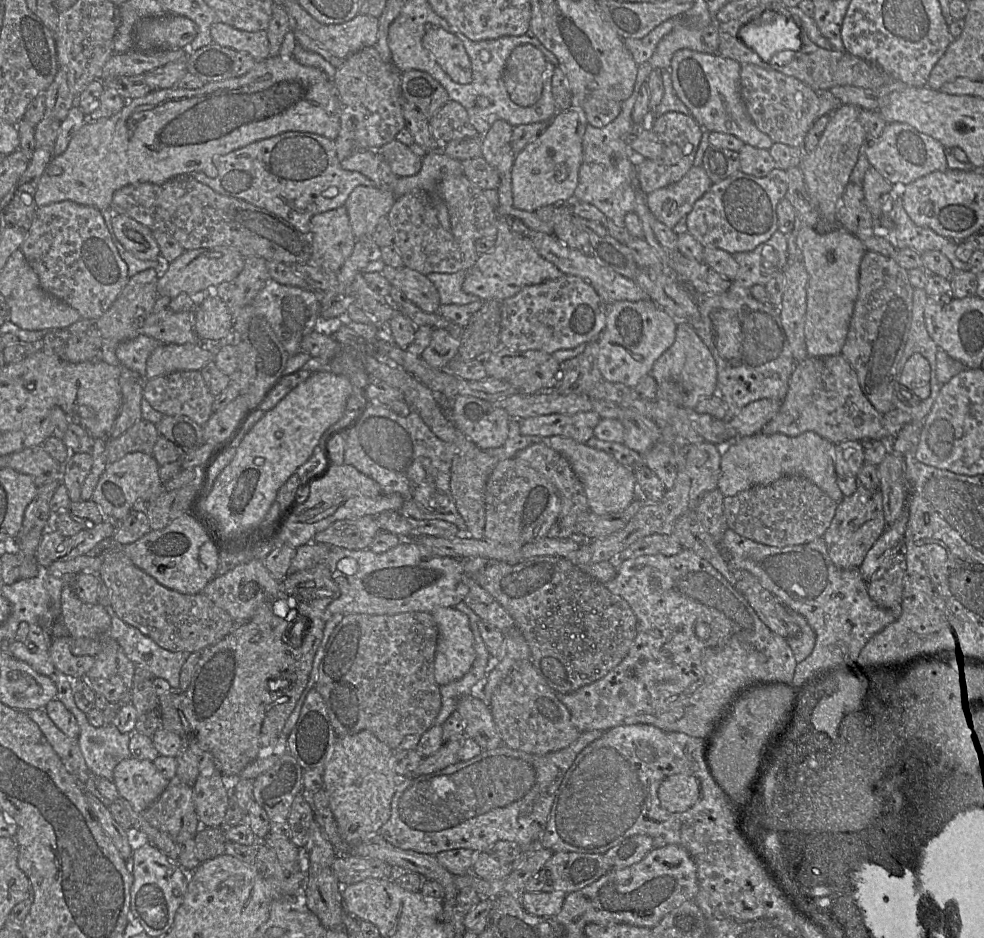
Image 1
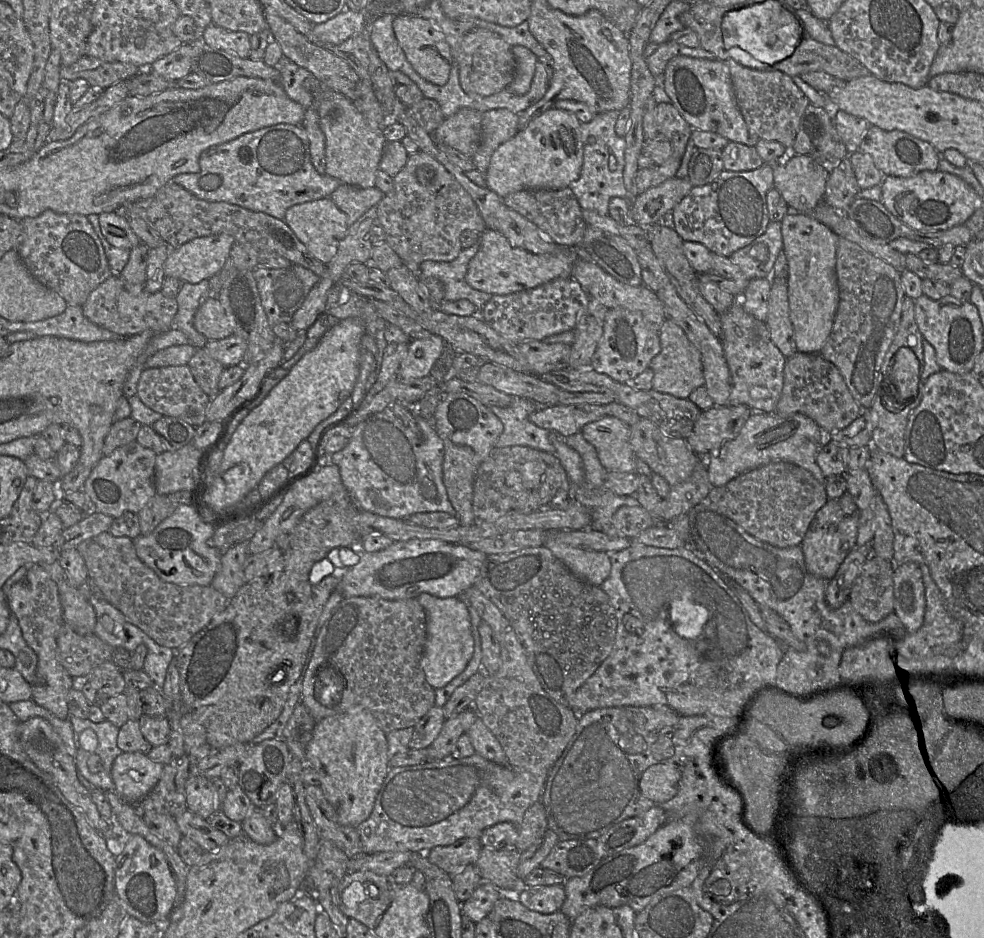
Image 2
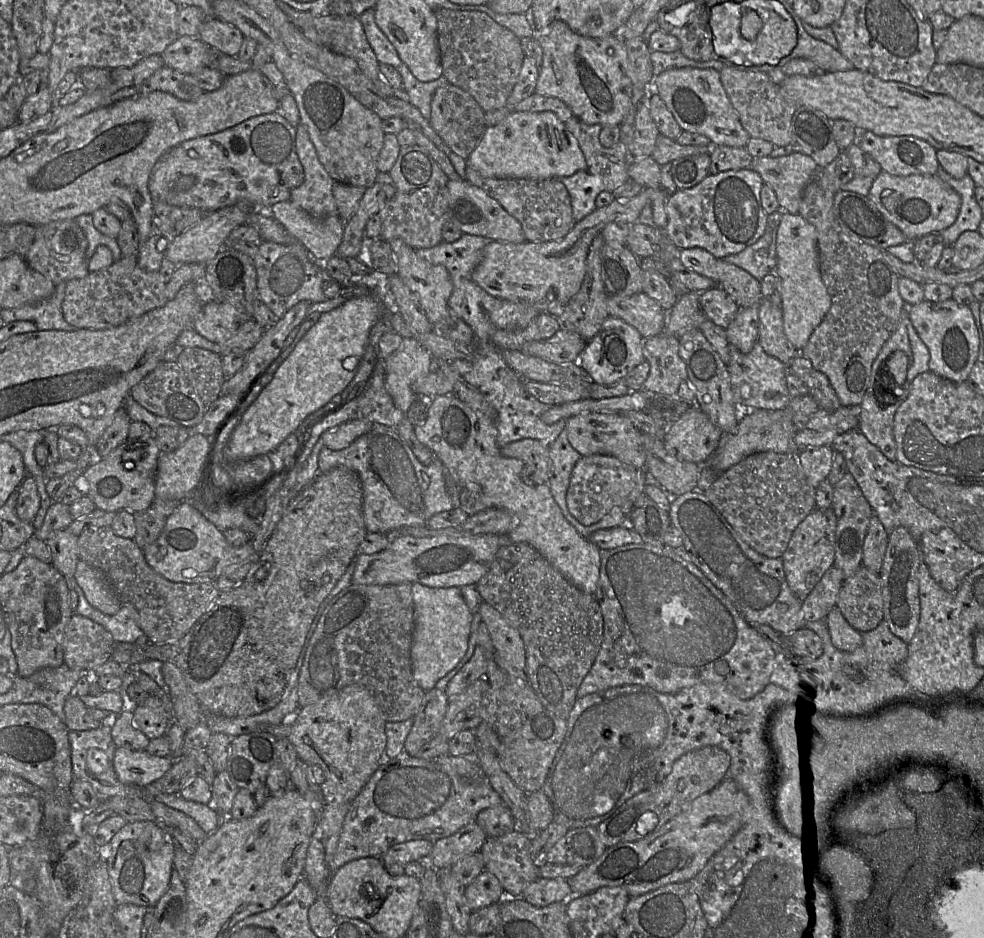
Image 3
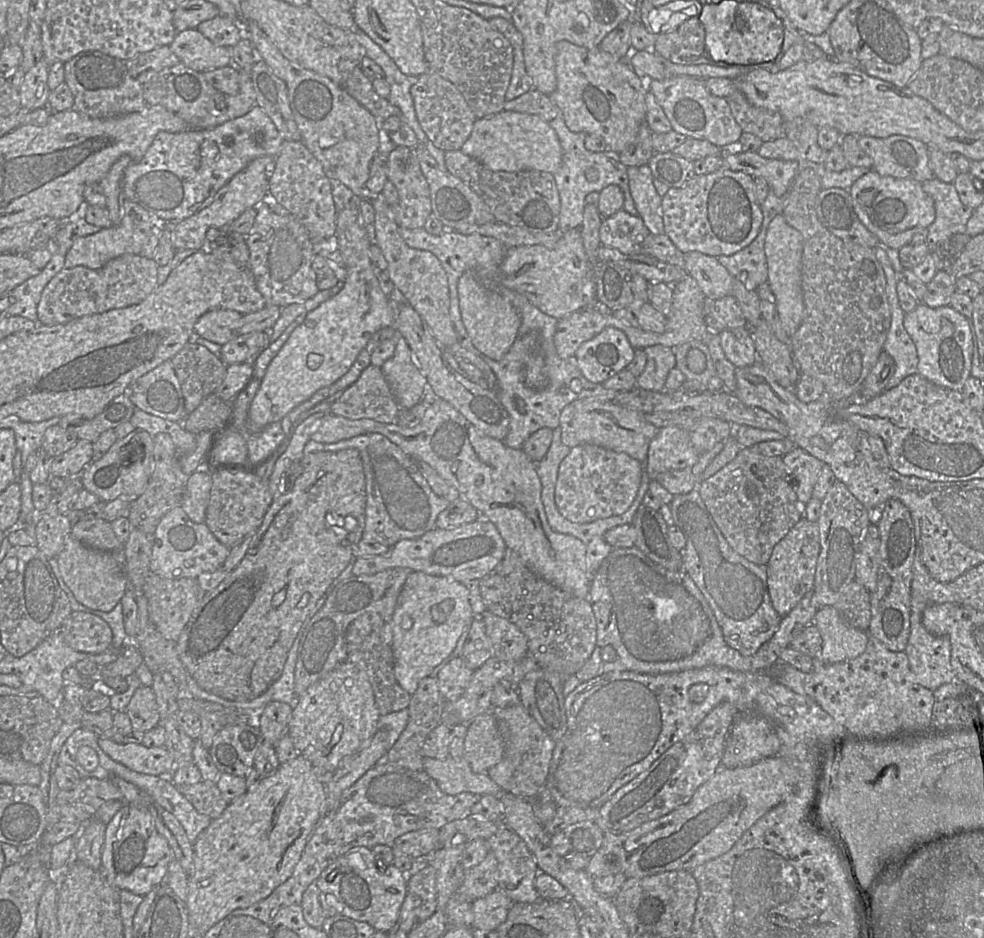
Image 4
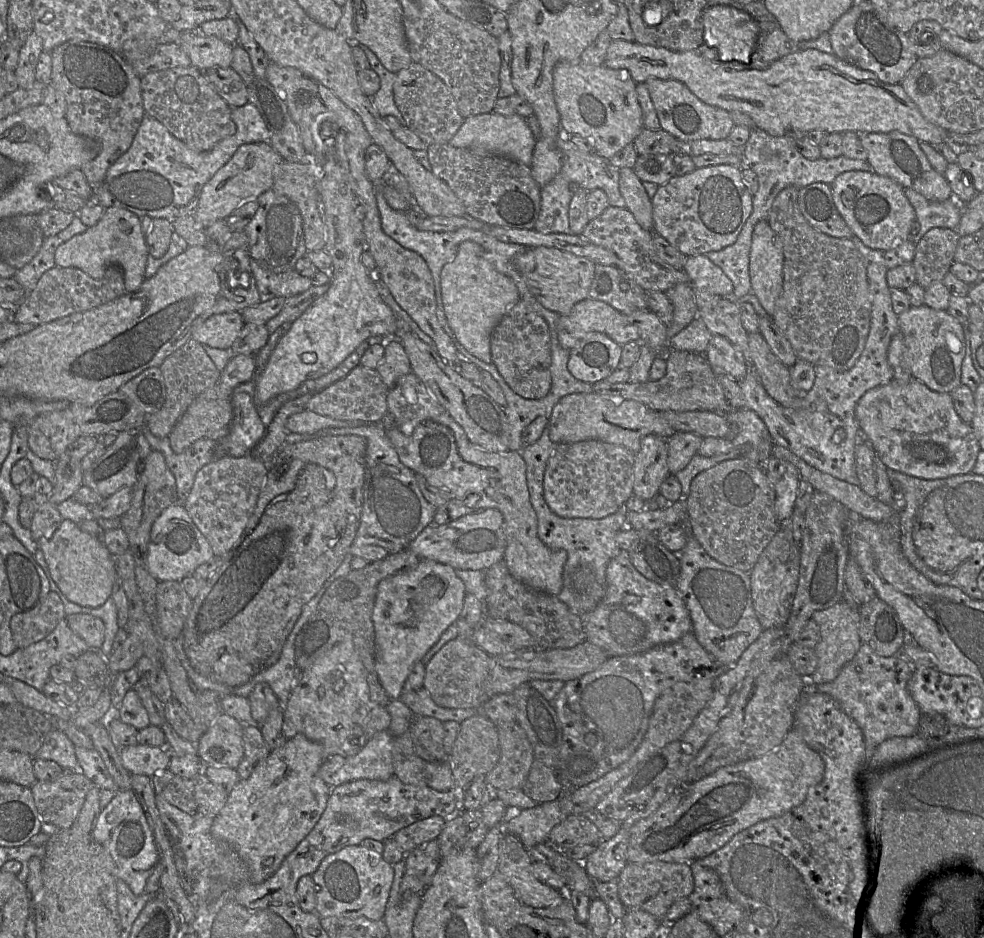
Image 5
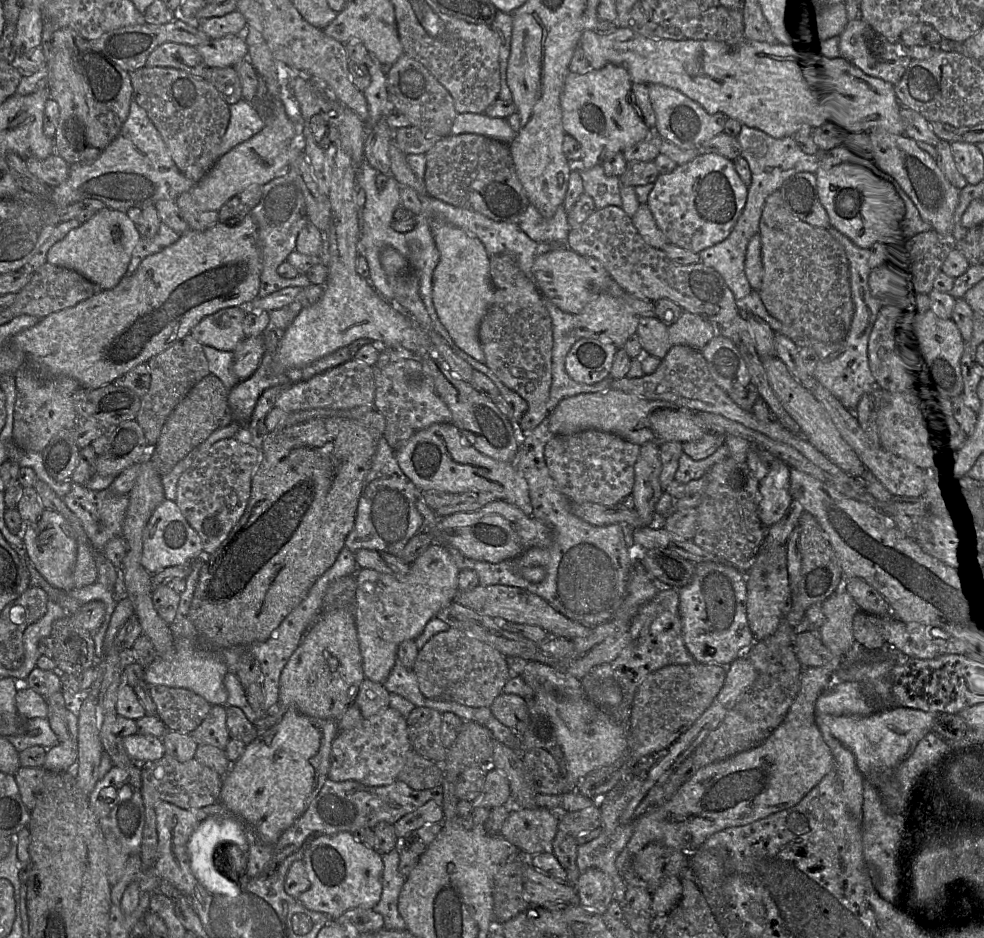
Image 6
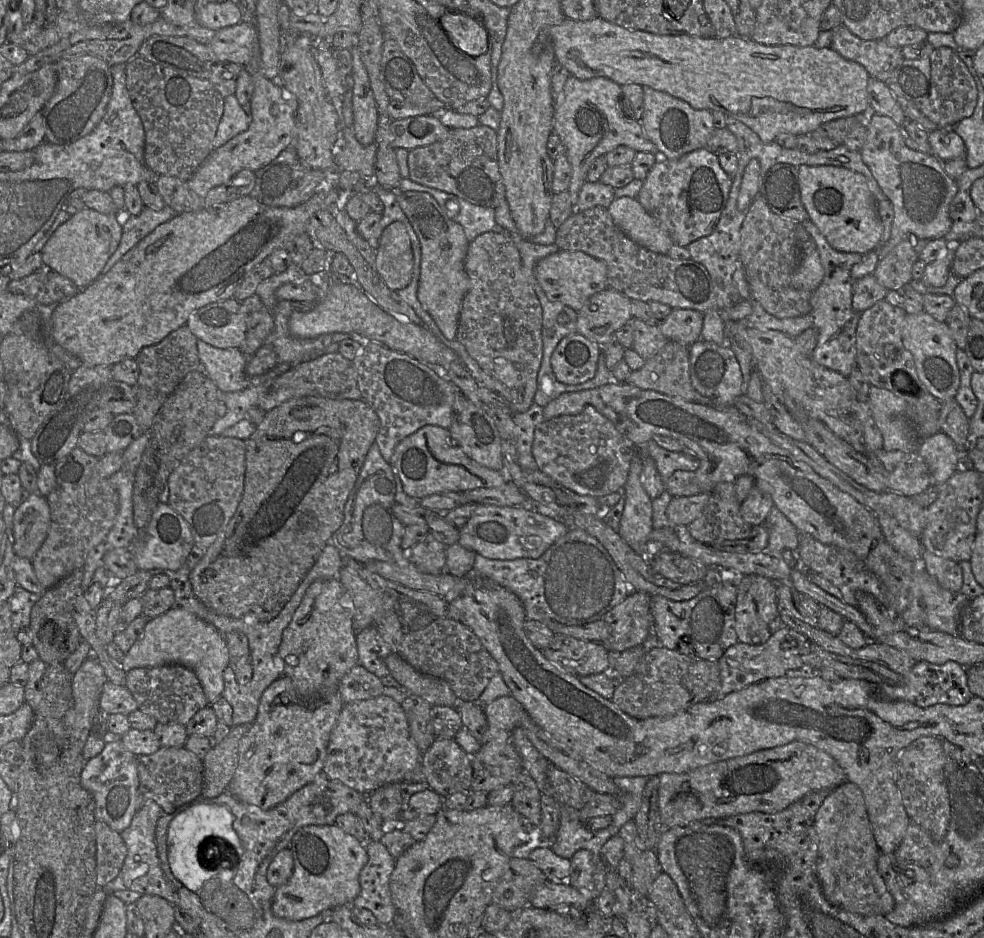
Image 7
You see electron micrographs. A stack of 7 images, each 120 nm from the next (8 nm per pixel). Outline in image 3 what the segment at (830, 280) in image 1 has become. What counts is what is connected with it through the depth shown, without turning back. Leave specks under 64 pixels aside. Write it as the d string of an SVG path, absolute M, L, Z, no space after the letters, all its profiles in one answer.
M784 211L777 230L776 253L775 271L782 282L784 331L800 353L831 307L831 297L819 268L816 228L801 215Z

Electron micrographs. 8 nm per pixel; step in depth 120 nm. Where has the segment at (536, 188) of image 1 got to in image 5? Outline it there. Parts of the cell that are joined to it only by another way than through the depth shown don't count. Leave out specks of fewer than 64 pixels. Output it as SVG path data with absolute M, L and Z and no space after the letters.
M490 112L465 118L450 144L469 149L476 155L496 154L509 157L530 167L536 140L524 117L504 116Z

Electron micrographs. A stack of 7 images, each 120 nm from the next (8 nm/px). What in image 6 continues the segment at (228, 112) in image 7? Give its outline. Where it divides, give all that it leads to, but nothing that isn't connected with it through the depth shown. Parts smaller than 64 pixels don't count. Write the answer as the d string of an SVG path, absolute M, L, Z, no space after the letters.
M243 99L229 105L229 111L229 124L219 145L217 158L223 156L238 144L250 139L264 127L264 123L252 104Z

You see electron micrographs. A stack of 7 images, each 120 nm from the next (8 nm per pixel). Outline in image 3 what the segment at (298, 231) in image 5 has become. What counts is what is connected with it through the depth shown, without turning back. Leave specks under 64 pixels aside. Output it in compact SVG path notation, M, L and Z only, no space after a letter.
M261 241L253 257L260 300L279 318L301 301L323 302L323 282L330 278L319 264L312 260L308 250L300 243L282 245Z

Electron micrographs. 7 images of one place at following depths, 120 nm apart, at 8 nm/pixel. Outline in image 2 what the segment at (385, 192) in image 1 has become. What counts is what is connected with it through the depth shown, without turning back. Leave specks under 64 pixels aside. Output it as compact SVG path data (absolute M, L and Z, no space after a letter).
M341 184L330 196L336 206L346 214L348 226L367 210L377 206L383 197L384 193L376 187L360 188L347 184Z

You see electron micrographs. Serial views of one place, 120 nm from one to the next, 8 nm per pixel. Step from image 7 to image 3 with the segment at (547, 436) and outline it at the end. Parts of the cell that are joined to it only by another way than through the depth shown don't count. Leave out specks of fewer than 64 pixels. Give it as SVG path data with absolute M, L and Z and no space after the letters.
M603 454L582 456L572 470L566 492L568 510L581 524L595 524L614 507L619 507L625 502L634 489L637 478L638 469L616 457Z

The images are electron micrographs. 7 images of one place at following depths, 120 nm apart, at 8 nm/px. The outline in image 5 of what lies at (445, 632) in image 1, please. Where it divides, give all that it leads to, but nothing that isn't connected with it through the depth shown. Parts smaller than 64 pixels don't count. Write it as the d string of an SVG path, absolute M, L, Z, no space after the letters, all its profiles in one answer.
M423 559L412 570L381 580L377 587L372 620L375 629L375 669L391 699L399 699L416 662L440 640L445 630L461 616L467 594L455 569Z

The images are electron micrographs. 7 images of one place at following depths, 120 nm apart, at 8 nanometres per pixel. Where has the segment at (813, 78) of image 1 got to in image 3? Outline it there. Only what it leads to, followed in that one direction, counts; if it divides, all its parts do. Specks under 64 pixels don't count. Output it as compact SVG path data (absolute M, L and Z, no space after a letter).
M795 12L789 14L797 26L798 42L794 50L773 67L782 68L792 59L804 58L816 64L821 72L848 71L855 68L838 49L808 35L803 28L802 20Z

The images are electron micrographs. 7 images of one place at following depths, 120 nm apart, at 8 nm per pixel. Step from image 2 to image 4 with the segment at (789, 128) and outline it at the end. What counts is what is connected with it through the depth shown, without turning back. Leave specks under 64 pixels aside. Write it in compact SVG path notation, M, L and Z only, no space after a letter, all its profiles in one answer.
M740 91L733 92L727 100L743 132L754 134L763 142L785 137L784 119L778 112L754 106Z

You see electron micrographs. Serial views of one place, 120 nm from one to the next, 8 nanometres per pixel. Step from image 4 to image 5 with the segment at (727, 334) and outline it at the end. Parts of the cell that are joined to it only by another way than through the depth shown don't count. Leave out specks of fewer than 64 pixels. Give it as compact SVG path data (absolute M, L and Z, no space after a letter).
M713 335L704 356L715 374L725 374L736 381L750 371L743 353L723 336Z

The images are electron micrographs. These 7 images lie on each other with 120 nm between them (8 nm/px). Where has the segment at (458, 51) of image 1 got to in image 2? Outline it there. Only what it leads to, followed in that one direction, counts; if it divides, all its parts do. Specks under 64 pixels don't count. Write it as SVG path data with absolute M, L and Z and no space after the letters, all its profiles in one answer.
M407 14L395 16L393 30L413 69L428 82L436 85L446 84L453 66L453 58L444 33L429 20Z

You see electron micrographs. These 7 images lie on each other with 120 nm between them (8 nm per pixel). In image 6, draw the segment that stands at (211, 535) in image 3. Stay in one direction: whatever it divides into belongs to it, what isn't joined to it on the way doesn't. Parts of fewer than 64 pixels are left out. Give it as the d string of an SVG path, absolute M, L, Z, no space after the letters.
M165 499L152 513L143 532L142 566L156 574L168 567L191 564L203 555L203 546L198 533L188 523L176 502Z

